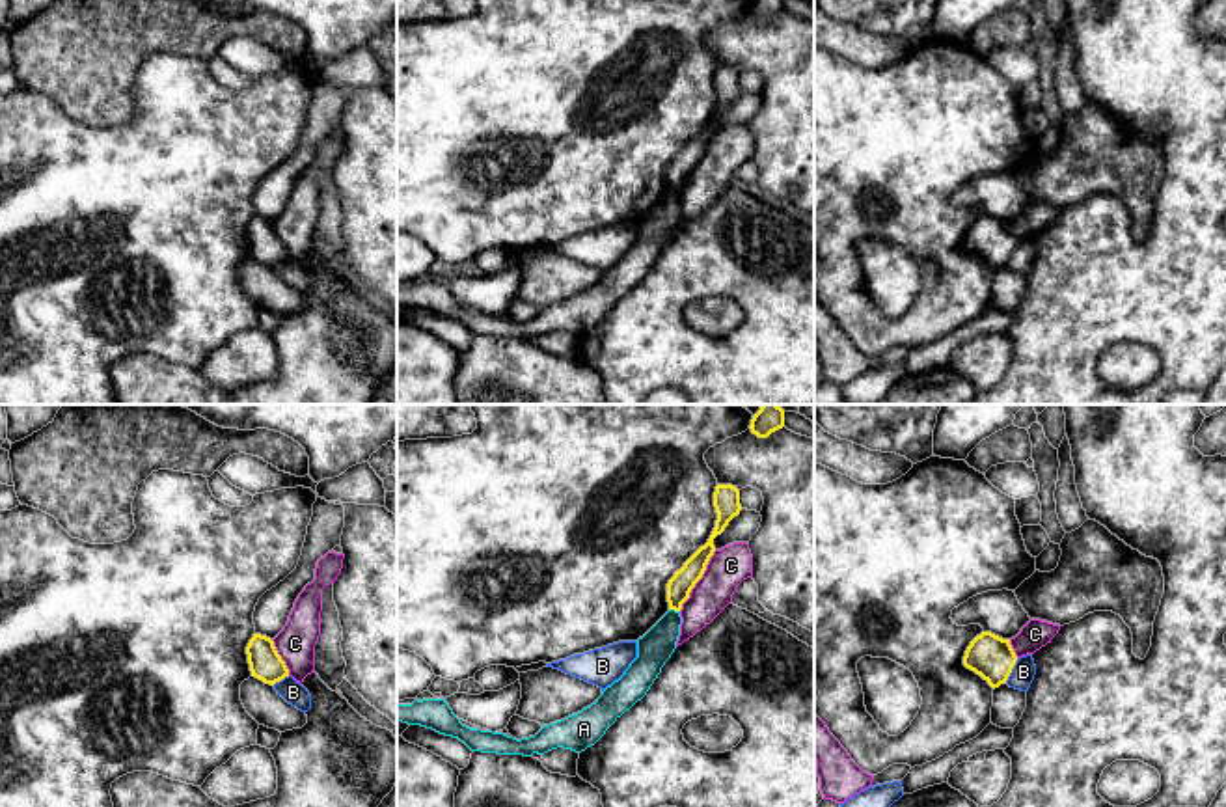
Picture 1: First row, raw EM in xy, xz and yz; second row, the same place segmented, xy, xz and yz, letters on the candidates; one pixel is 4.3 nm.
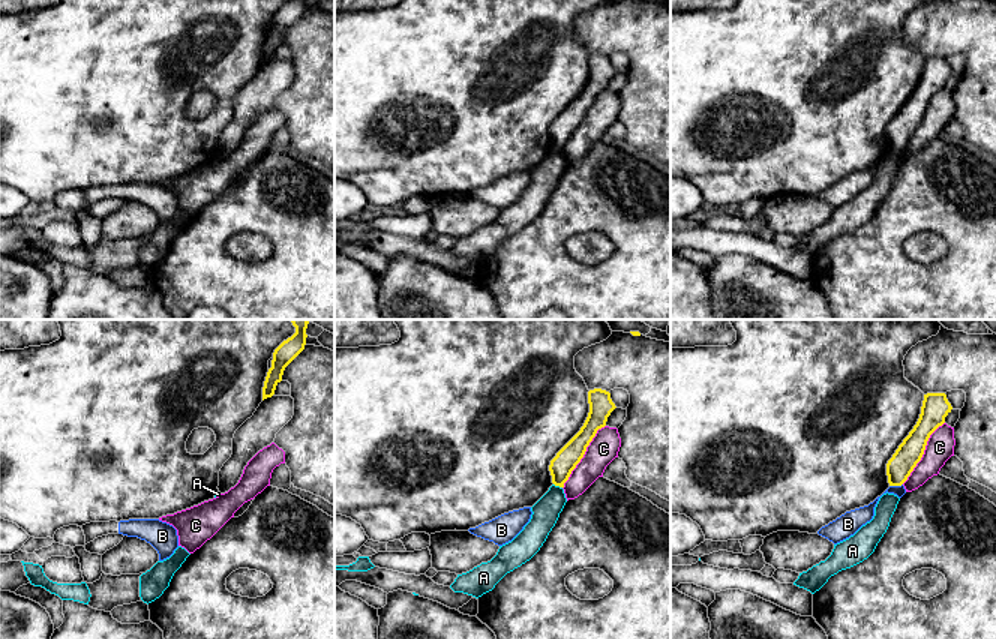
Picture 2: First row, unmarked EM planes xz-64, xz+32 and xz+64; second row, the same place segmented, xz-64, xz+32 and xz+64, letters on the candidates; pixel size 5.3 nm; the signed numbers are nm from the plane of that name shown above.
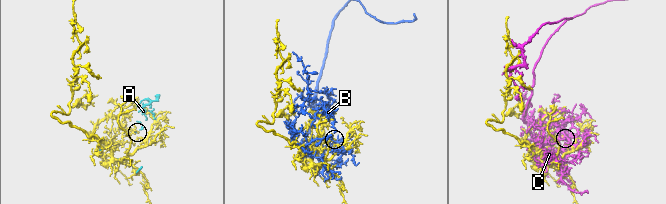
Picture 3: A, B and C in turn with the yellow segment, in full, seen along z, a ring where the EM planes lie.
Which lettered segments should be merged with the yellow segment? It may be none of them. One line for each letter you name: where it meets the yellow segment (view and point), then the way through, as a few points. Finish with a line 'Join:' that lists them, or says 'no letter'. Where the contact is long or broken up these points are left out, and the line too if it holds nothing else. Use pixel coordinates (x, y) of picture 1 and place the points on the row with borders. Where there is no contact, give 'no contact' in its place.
Join: no letter

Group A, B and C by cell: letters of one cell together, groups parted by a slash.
A C / B

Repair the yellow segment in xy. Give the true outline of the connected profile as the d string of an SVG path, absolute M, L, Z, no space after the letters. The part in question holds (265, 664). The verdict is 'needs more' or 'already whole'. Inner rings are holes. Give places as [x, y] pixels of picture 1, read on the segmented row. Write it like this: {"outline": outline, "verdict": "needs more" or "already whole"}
{"outline": "M253 634L246 647L252 677L274 686L289 677L289 669L278 654L274 641L266 636Z", "verdict": "already whole"}

